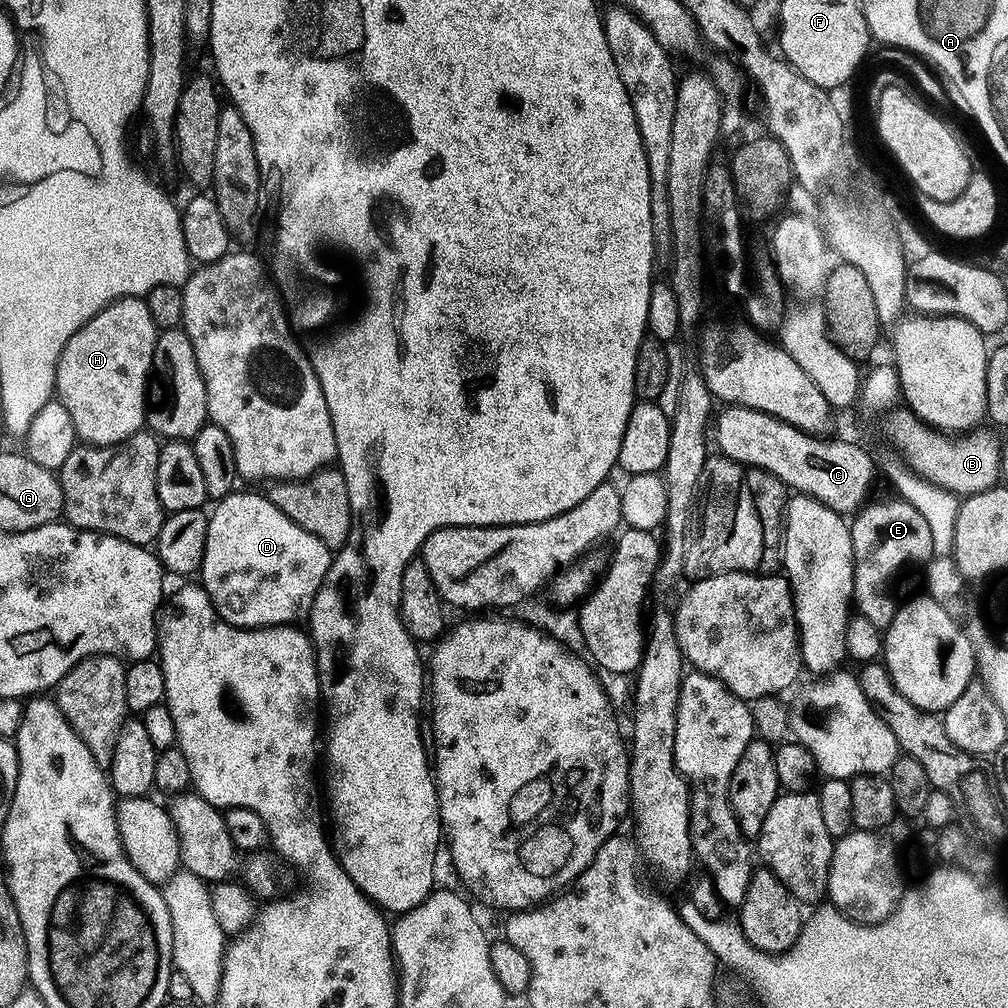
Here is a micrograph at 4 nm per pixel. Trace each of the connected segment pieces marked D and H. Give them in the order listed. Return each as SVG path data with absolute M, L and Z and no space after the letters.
M233 490L211 509L206 530L206 550L198 573L199 583L213 604L237 628L288 626L313 611L317 594L325 587L330 549L272 503L267 495Z
M128 296L106 306L90 322L86 322L68 340L56 363L55 395L70 410L77 441L88 446L105 448L120 444L141 431L146 424L146 397L150 387L152 355L158 335L158 325L153 320L147 299Z

